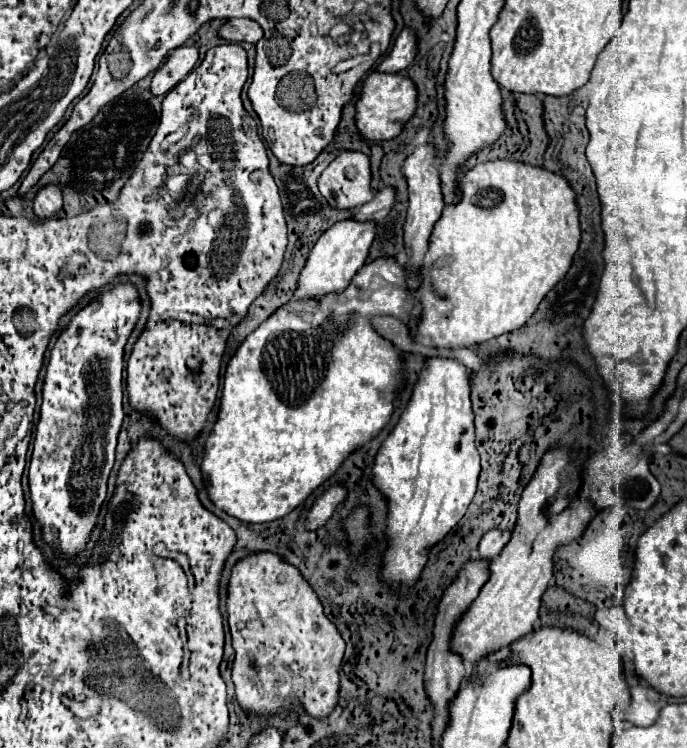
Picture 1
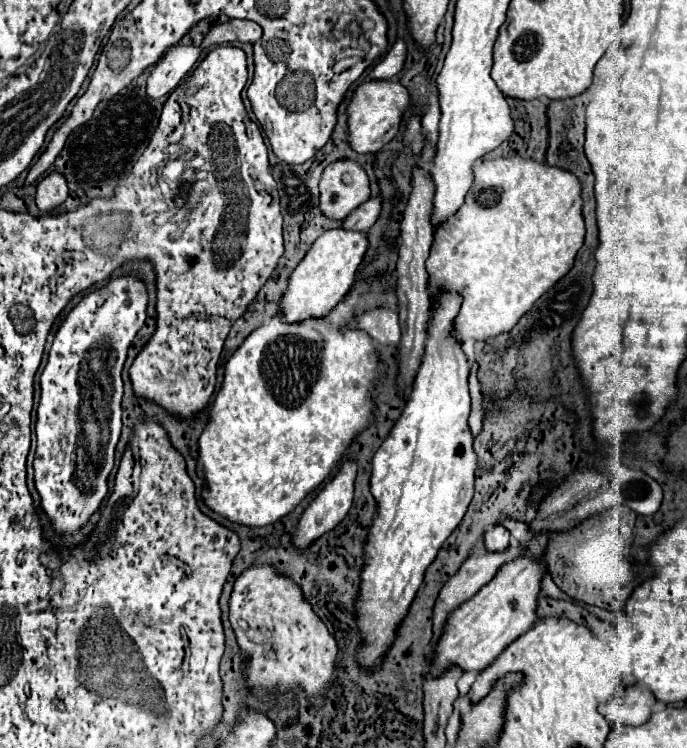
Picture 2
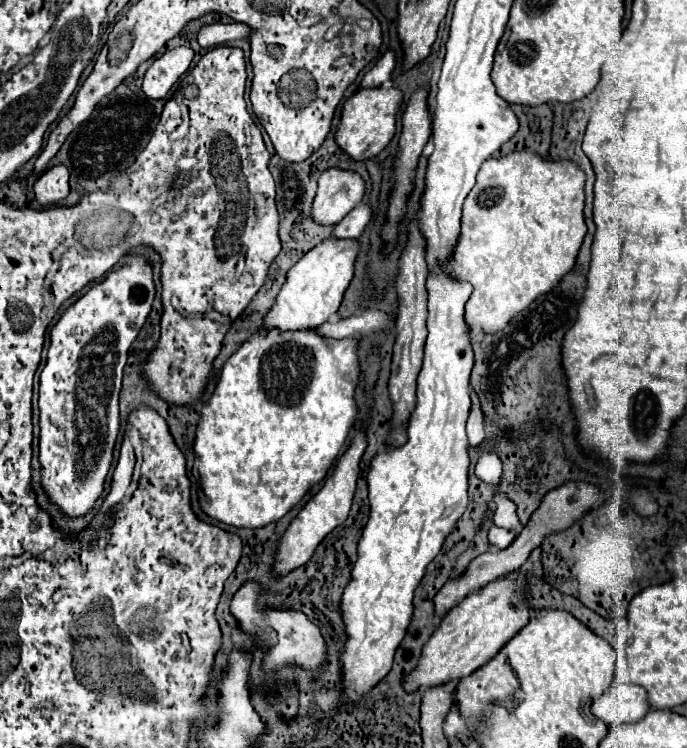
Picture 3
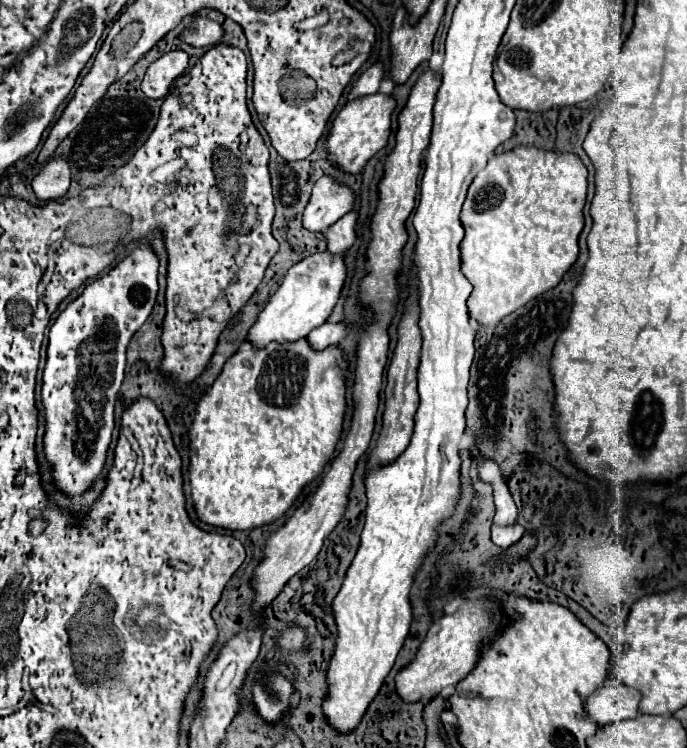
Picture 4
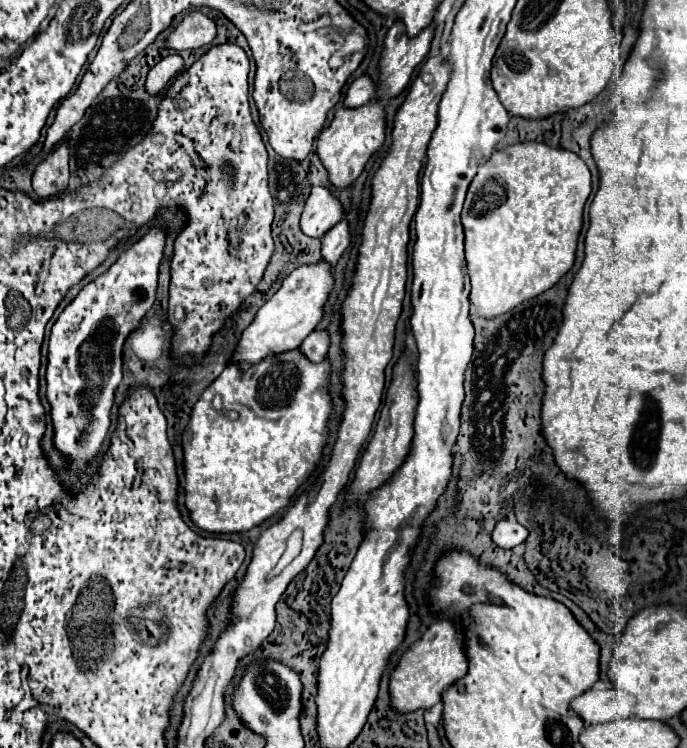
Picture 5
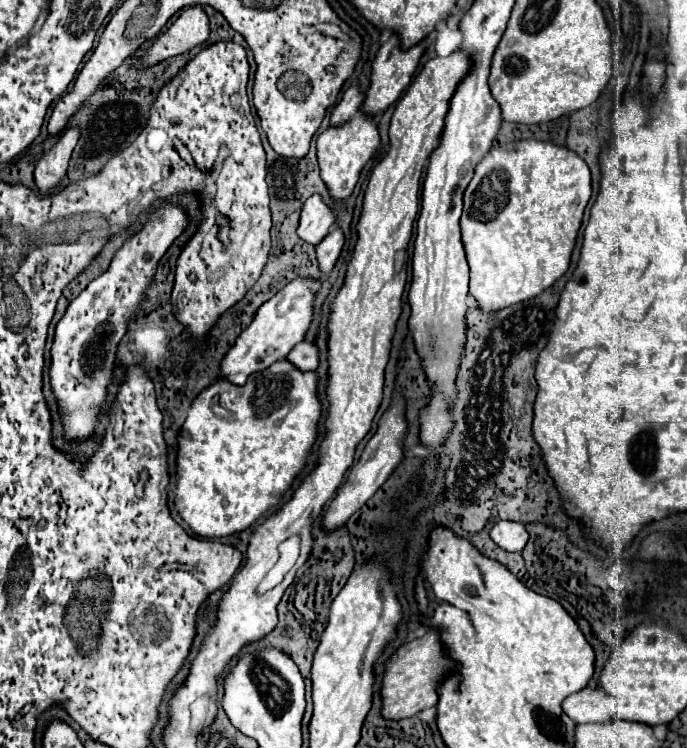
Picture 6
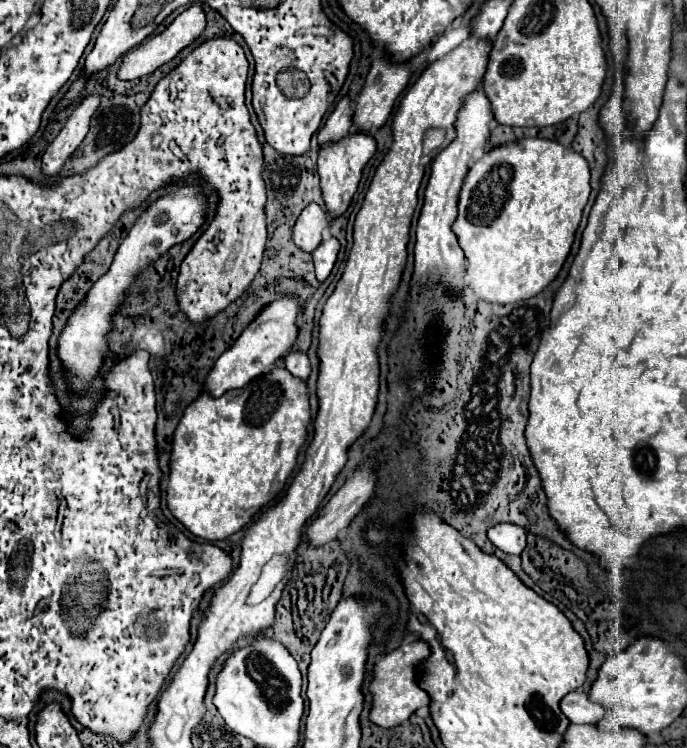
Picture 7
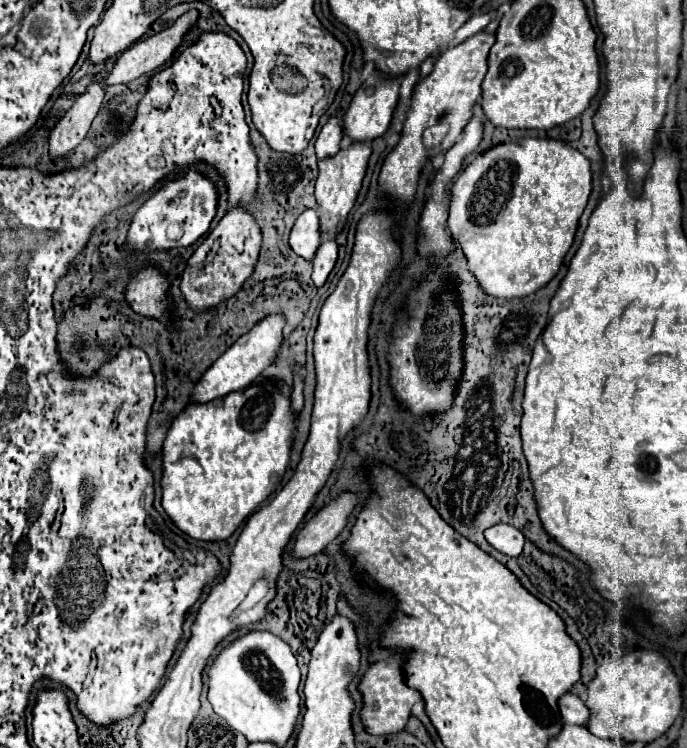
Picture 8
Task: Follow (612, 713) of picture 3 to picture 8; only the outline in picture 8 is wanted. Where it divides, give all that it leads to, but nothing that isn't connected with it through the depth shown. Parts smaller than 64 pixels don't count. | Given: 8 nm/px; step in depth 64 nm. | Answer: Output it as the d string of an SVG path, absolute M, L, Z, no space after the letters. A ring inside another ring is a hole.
M566 692L560 700L558 700L558 708L560 708L560 716L564 724L586 724L590 718L590 712L586 708L586 704L582 702L580 696Z

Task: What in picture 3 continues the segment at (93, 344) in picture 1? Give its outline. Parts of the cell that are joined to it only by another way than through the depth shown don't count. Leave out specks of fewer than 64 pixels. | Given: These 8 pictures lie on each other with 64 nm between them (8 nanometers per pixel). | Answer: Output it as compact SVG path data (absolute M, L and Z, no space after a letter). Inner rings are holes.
M128 258L120 270L80 296L50 330L48 360L40 374L40 466L50 500L68 516L86 514L104 488L120 428L118 394L128 348L146 322L156 286L146 258Z

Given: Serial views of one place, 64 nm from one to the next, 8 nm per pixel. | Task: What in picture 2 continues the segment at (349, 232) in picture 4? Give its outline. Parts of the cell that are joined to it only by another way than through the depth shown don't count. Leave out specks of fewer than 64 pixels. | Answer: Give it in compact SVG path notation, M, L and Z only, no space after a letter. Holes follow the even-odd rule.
M370 198L368 202L360 204L360 208L352 210L344 222L342 228L344 230L356 230L356 232L366 232L378 218L380 214L380 198Z

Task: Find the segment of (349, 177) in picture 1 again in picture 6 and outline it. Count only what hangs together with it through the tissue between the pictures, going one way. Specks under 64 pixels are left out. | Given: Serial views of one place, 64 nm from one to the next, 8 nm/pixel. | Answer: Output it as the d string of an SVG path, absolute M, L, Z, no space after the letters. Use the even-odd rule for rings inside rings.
M314 194L302 206L300 224L298 224L296 234L300 240L316 246L330 232L332 224L334 224L334 212L322 202L318 194Z

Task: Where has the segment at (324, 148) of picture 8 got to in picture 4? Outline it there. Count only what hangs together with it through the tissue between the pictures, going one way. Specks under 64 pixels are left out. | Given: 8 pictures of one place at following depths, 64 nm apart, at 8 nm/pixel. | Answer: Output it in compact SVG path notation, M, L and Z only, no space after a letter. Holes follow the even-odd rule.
M376 64L376 66L370 66L366 72L362 72L362 76L354 82L350 94L348 94L348 100L356 100L356 98L362 98L362 96L370 96L370 94L376 94L378 92L378 86L380 86L380 80L384 76L384 70L382 70L382 64Z

